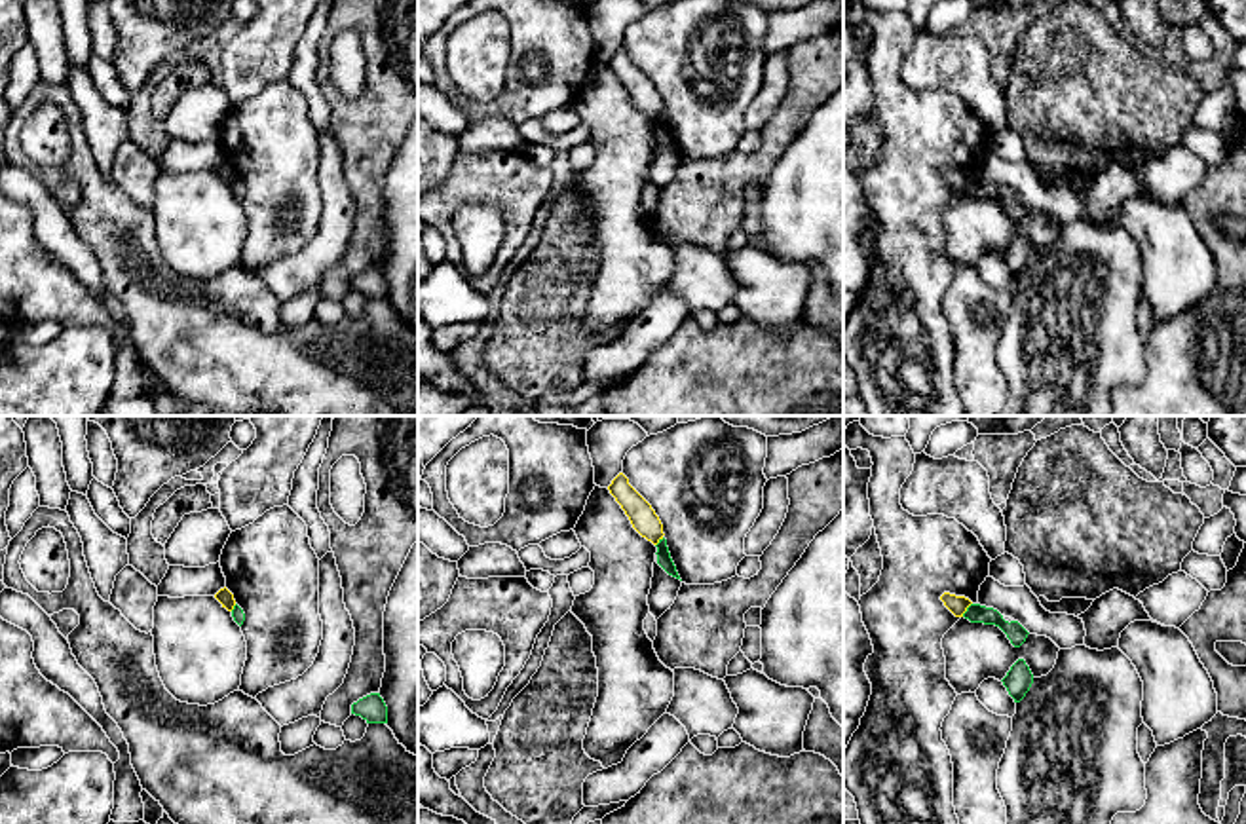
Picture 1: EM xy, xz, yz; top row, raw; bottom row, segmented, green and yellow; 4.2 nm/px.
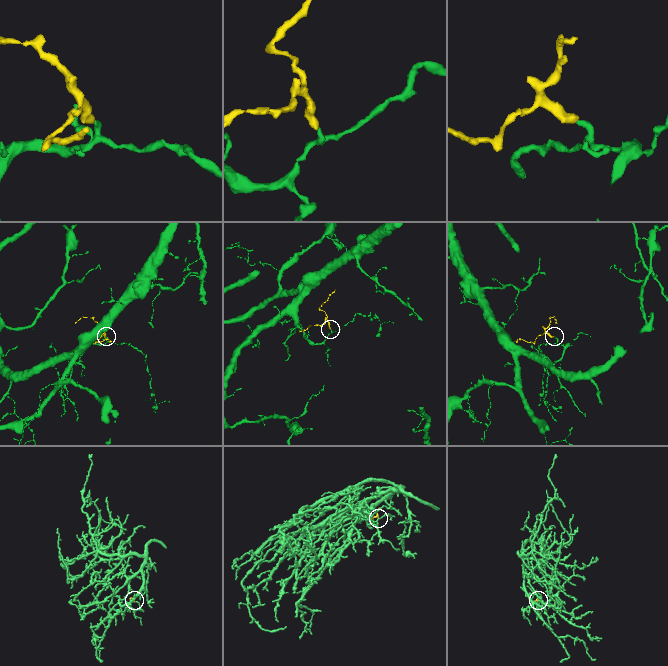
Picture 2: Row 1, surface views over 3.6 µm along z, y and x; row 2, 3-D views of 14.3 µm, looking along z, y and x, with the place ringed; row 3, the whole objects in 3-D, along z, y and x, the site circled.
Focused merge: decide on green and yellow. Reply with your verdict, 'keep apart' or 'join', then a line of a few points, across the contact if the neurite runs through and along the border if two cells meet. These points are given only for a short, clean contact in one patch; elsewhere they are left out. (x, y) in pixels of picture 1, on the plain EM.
keep apart; line yz (971, 177), (962, 190)

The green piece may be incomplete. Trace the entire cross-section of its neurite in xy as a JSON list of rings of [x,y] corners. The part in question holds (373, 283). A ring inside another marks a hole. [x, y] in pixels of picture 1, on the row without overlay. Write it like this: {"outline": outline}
{"outline": [[[370,268],[353,277],[351,289],[361,290],[367,298],[387,298],[387,281],[380,268]]]}

